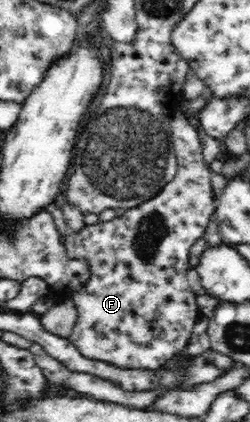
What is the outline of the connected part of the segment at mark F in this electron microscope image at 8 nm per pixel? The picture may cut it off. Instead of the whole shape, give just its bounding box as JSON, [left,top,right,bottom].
[67,109,217,369]

